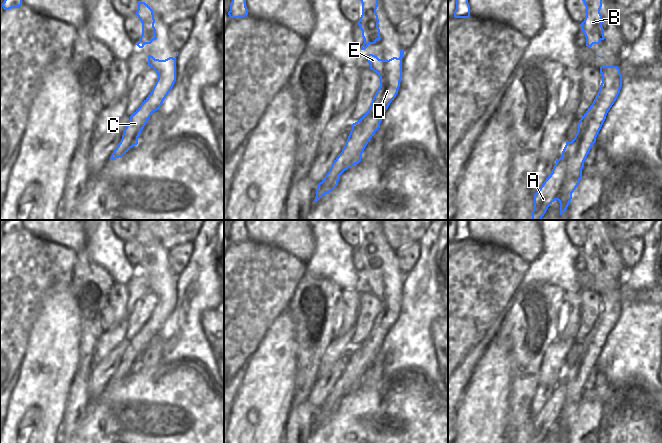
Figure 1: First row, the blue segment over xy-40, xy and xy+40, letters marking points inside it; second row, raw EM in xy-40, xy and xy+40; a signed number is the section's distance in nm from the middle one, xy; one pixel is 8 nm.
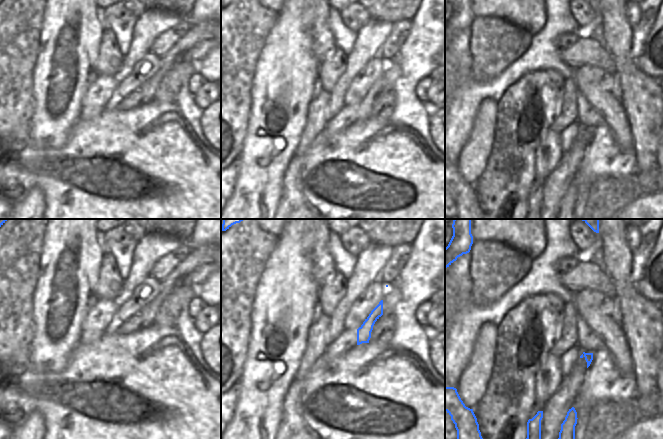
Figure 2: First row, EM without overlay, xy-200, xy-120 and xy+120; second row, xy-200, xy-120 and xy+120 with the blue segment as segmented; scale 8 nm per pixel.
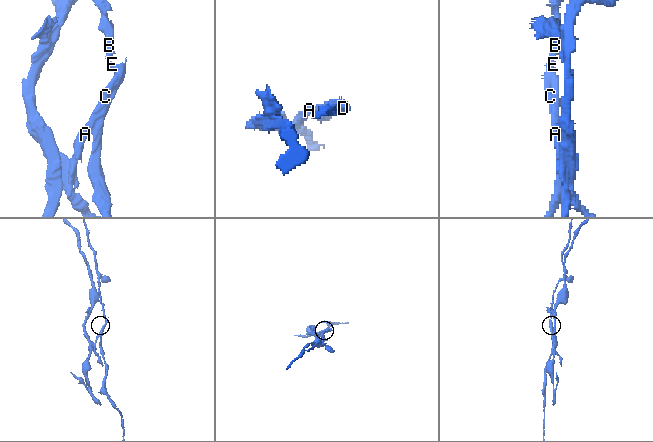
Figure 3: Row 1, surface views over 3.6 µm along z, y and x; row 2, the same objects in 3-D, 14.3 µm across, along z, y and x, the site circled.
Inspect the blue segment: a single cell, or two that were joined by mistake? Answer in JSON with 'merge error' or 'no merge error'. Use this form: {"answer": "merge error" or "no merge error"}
{"answer": "merge error"}

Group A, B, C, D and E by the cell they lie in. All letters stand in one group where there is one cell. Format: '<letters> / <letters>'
A / B C D E

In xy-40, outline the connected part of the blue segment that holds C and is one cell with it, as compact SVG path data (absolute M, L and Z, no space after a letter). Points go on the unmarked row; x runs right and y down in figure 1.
M148 279L148 289L156 295L158 303L148 321L130 340L130 345L124 353L122 363L112 377L110 384L122 381L138 368L138 361L148 343L153 336L160 332L176 305L176 282L169 281L165 284L159 284Z

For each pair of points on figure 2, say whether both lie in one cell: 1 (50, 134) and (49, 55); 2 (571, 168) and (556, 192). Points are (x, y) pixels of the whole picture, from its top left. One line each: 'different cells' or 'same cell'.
1: same cell
2: same cell

